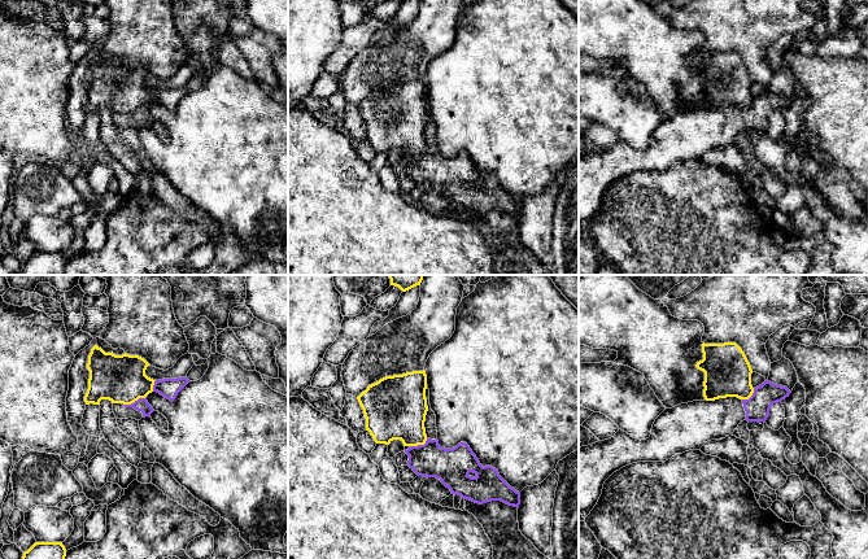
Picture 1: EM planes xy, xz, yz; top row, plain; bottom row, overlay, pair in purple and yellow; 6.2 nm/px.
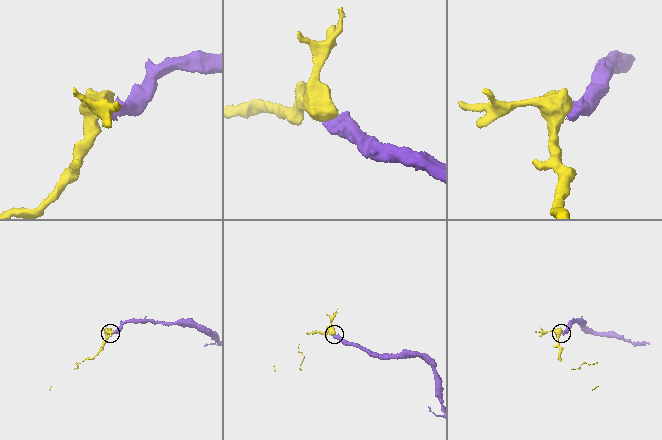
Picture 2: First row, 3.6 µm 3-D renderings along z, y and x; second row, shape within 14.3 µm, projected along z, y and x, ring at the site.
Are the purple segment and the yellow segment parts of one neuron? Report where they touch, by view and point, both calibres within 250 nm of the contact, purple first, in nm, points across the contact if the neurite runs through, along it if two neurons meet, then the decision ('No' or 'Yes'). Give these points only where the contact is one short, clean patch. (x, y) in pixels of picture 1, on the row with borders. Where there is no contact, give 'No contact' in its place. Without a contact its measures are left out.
Touches purple at xy (134, 402). Thickness 80 nm (purple) against 300 nm. Boundary: xy (144, 397), (130, 404), (122, 404). No

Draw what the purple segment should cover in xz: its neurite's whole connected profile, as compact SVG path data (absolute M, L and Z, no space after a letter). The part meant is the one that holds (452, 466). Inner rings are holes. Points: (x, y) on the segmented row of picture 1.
M428 385L426 398L428 406L424 422L427 441L424 445L405 446L405 453L409 455L407 466L418 476L440 479L452 494L458 494L475 503L501 501L519 507L520 493L511 488L496 468L483 467L466 442L453 449L439 445L436 415L431 410Z

